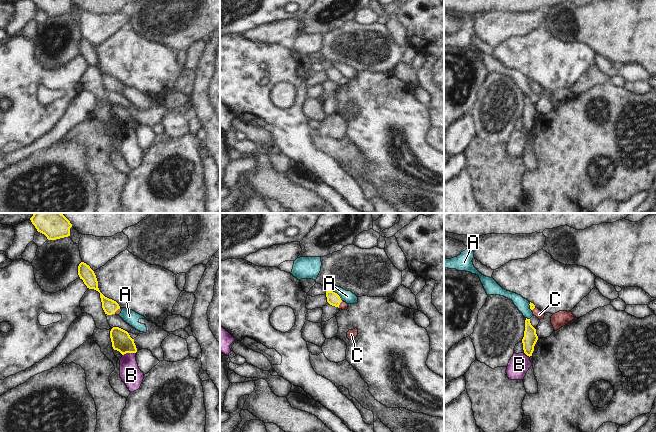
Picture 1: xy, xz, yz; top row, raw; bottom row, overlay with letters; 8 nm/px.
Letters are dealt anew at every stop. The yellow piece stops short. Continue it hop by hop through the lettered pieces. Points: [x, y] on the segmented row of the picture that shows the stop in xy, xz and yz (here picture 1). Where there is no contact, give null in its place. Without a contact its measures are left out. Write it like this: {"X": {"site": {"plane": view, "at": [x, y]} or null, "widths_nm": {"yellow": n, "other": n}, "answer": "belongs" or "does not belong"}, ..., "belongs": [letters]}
{"A": {"site": {"plane": "xz", "at": [336, 293]}, "widths_nm": {"yellow": 100, "other": 100}, "answer": "does not belong"}, "B": {"site": {"plane": "xy", "at": [129, 352]}, "widths_nm": {"yellow": 160, "other": 170}, "answer": "does not belong"}, "C": {"site": {"plane": "xz", "at": [339, 304]}, "widths_nm": {"yellow": 100, "other": 70}, "answer": "belongs"}, "belongs": ["C"]}

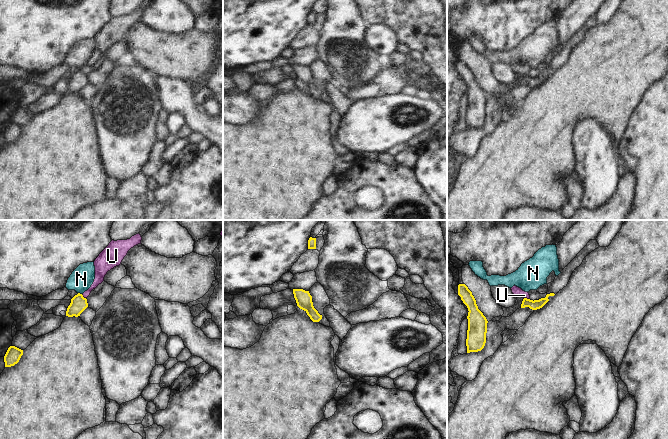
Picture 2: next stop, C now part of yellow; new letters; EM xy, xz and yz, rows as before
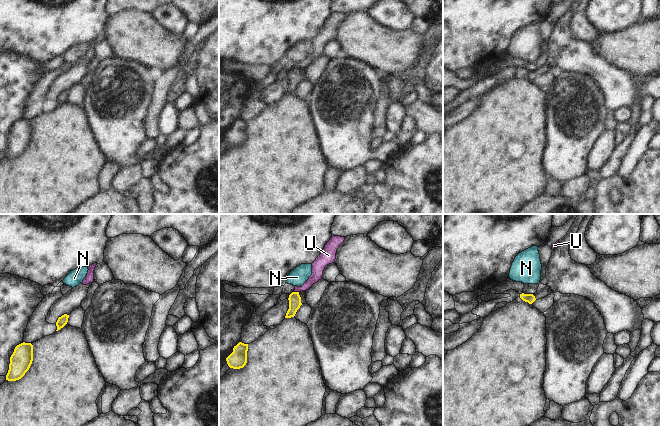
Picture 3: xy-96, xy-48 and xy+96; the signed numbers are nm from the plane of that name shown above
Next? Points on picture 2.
{"N": {"site": {"plane": "xy", "at": [79, 293]}, "widths_nm": {"yellow": 130, "other": 190}, "answer": "does not belong"}, "U": {"site": {"plane": "yz", "at": [526, 298]}, "widths_nm": {"yellow": 80, "other": 70}, "answer": "does not belong"}, "belongs": []}

